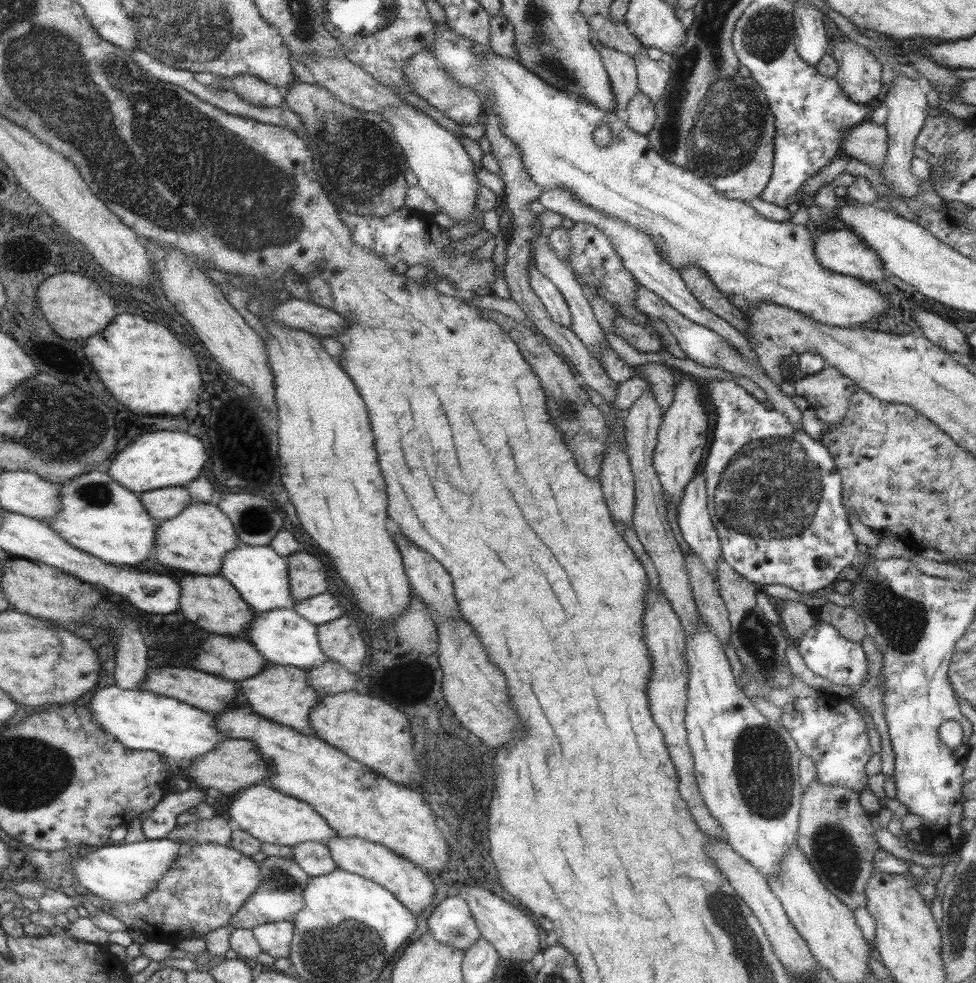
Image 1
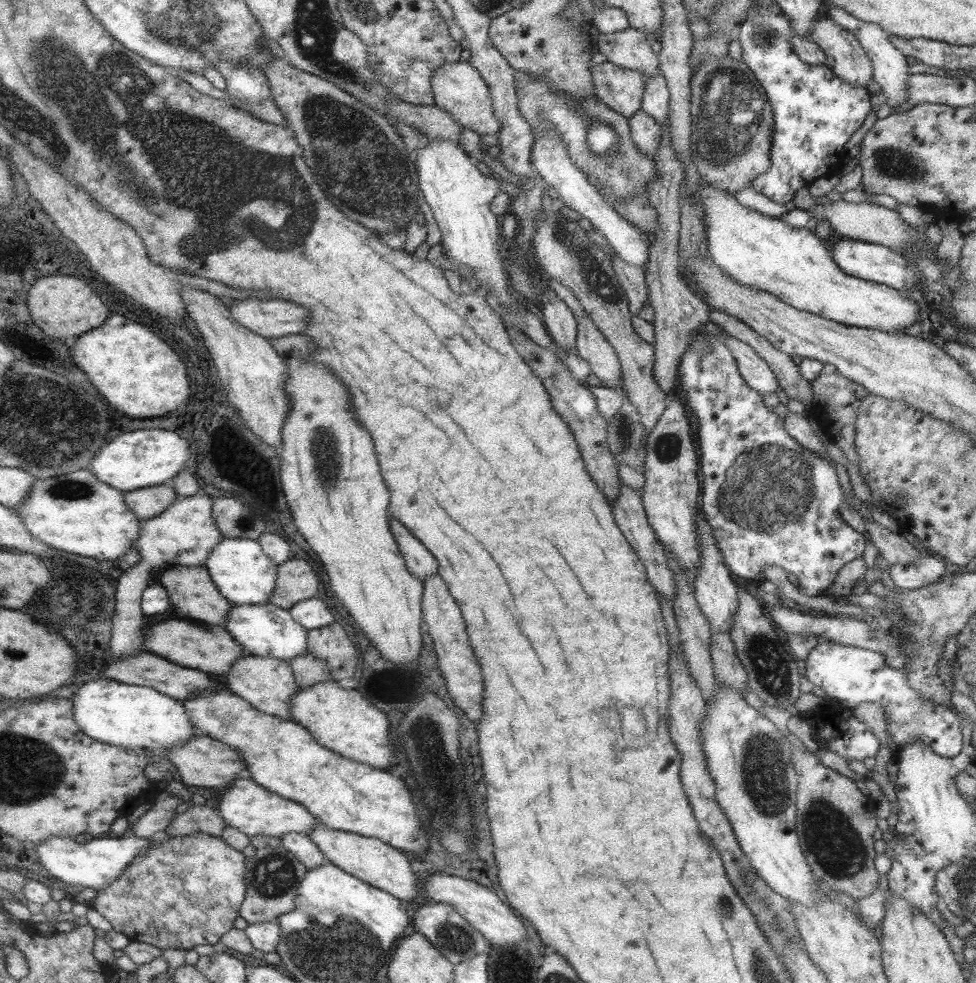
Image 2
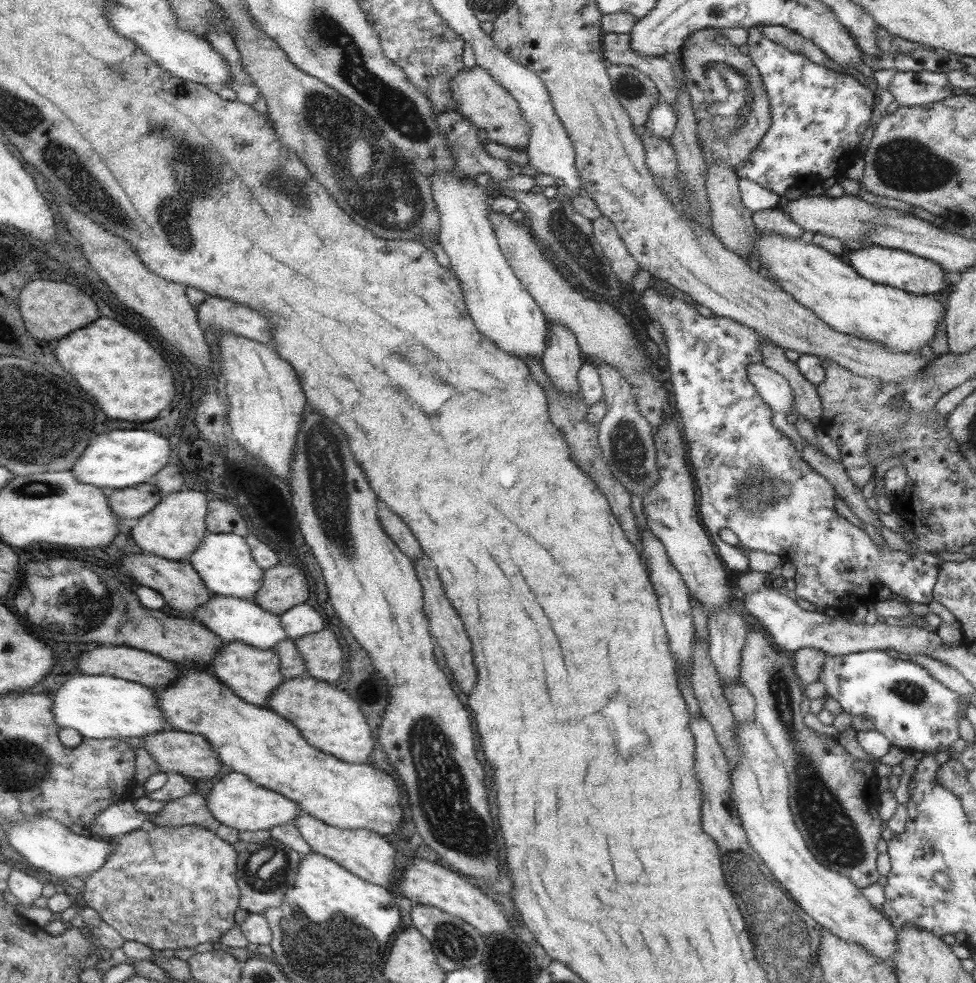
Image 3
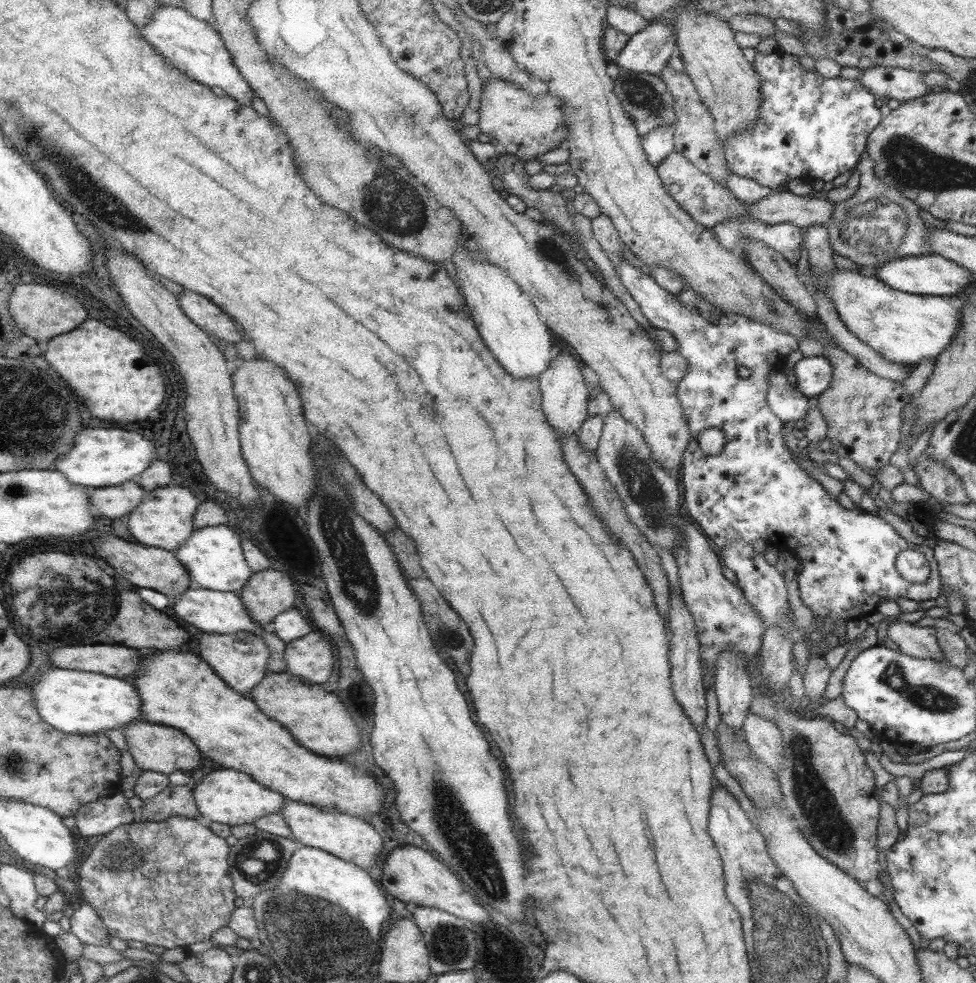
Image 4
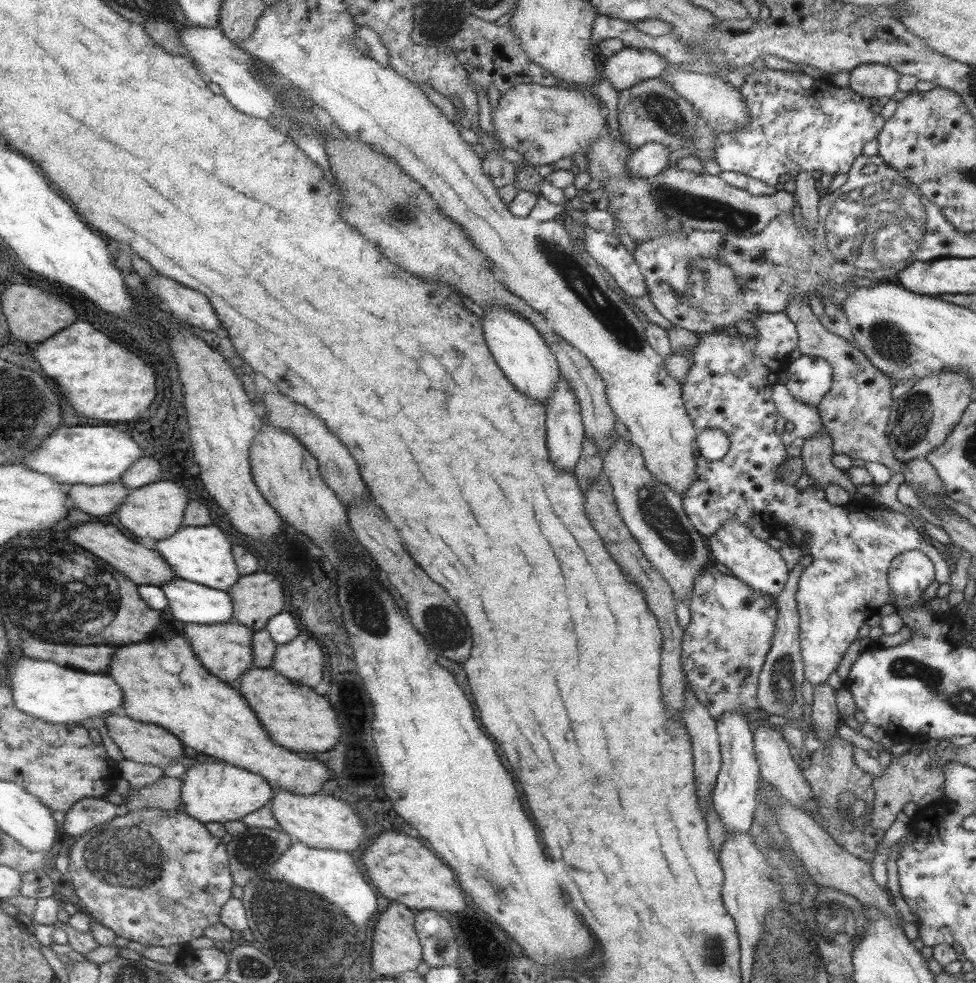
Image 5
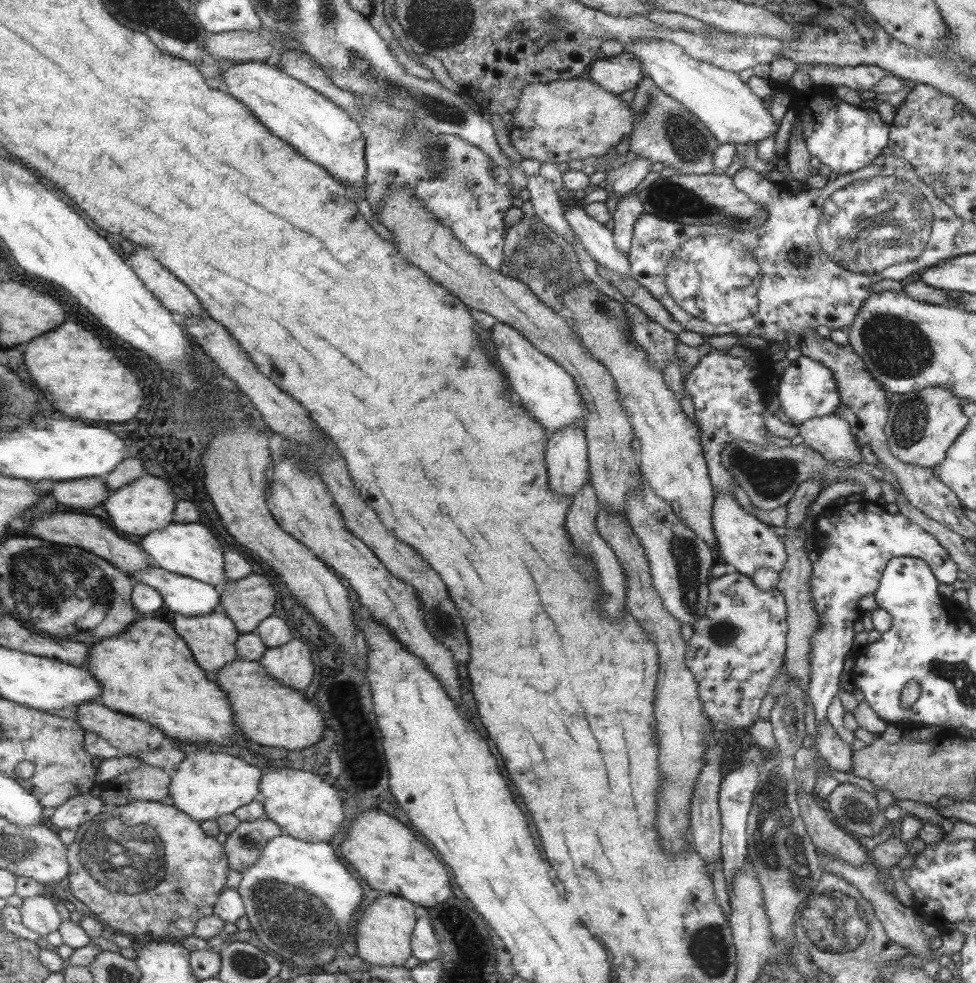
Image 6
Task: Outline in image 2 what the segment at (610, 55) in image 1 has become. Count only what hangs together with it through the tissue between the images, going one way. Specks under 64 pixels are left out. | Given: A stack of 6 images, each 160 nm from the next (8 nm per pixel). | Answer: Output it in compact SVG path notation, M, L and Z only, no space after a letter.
M603 61L592 66L591 74L599 102L626 118L640 110L645 87L642 73Z

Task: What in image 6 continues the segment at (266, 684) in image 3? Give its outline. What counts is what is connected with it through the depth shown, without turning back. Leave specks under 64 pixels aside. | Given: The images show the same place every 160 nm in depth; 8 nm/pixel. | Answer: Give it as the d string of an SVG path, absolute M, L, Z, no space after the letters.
M222 607L211 614L203 616L185 616L176 613L172 624L176 631L187 641L201 668L204 668L210 676L217 674L230 662L238 659L239 651L236 644L242 632Z

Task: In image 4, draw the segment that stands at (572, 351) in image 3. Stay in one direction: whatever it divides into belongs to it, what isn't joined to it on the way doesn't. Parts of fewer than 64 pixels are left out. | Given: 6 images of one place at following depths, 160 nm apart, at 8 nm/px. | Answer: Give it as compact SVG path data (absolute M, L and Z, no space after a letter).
M567 351L553 353L545 371L541 372L537 379L543 399L541 408L548 424L556 433L557 440L561 440L567 435L572 435L579 430L581 424L588 419L588 390L584 384L582 373L580 372L580 361L571 356Z

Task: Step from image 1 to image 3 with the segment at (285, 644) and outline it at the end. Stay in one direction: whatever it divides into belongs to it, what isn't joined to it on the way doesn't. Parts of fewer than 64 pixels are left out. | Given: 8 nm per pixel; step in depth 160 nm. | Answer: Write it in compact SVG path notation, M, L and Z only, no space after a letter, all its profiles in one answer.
M215 595L207 604L198 608L194 617L216 632L225 643L238 640L261 650L275 650L282 640L290 638L282 623L281 615L269 612L269 609L264 609L254 600Z

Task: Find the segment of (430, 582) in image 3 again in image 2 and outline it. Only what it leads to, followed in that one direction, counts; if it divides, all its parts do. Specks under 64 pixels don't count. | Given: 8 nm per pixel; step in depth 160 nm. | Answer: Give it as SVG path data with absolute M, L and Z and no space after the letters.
M430 576L424 581L424 622L427 630L434 638L441 670L445 673L449 692L454 704L473 722L480 722L485 712L485 681L484 672L469 642L467 624L461 614L459 604L449 594L449 588L441 576Z

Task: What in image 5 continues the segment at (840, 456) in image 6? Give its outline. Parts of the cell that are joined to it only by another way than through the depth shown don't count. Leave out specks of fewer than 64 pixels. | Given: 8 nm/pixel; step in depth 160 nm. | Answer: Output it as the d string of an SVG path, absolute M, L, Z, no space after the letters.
M783 381L774 385L771 399L785 423L793 424L793 430L789 433L792 438L808 439L824 431L816 407L792 397Z

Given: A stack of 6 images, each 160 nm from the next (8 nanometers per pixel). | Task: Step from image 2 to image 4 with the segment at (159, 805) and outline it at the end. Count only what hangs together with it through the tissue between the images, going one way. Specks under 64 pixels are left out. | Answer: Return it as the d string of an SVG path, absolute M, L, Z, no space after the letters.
M121 792L113 797L85 805L75 816L76 834L83 837L105 836L116 828L133 823L132 808Z

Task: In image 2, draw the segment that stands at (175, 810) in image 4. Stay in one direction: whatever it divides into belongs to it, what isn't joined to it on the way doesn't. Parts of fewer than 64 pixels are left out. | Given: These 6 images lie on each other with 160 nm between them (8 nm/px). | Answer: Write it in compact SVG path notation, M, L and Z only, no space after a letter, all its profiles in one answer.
M190 805L187 811L177 815L175 821L169 824L169 829L164 833L164 836L173 838L204 833L222 838L223 832L227 828L227 822L218 810L206 805Z

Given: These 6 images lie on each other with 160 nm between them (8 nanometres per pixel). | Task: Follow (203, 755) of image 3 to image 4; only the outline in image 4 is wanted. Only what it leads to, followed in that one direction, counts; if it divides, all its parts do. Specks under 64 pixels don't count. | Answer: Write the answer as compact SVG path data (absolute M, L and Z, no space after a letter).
M136 720L122 730L127 740L127 750L143 772L152 771L169 775L173 772L185 773L197 770L201 766L203 756L201 756L201 749L197 746L196 741L175 727Z

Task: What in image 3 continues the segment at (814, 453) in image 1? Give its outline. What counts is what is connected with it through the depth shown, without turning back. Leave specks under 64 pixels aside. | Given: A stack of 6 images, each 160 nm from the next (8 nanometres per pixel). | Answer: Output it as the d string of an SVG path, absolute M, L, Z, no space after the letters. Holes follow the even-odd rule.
M647 288L639 297L639 302L643 306L643 309L649 316L651 323L657 324L661 328L661 333L664 338L666 345L666 351L664 352L665 357L669 365L669 378L671 384L671 392L673 392L673 400L675 400L675 408L677 408L677 419L681 420L682 430L684 433L685 444L688 445L689 462L690 466L693 467L694 475L696 476L697 488L698 488L698 499L700 500L700 515L701 520L704 523L704 527L708 529L709 536L712 538L713 544L716 544L717 552L720 552L721 561L724 562L725 567L729 568L733 573L741 573L748 571L748 556L747 552L753 550L760 550L765 554L774 554L778 556L783 563L791 563L796 567L794 574L794 582L796 587L794 589L795 596L807 600L815 607L821 606L822 608L834 608L844 612L852 612L859 604L865 605L866 603L875 603L875 592L882 587L887 587L893 594L899 594L911 602L917 602L917 604L928 604L932 600L932 590L936 584L937 572L943 565L943 560L938 558L937 555L921 552L921 551L893 551L889 549L885 543L879 548L873 546L873 542L855 526L851 526L845 518L841 518L835 510L833 510L833 500L835 500L835 492L833 492L832 484L821 476L817 471L813 472L811 466L799 458L797 450L793 448L793 441L788 439L785 435L781 434L779 430L776 430L771 424L771 418L773 416L771 409L767 404L759 397L757 391L745 375L745 367L749 364L761 364L761 360L764 359L764 354L761 353L761 344L765 341L764 337L757 334L756 330L749 329L748 326L741 325L740 322L733 321L727 317L701 317L701 314L693 311L691 305L682 302L681 299L667 297L661 297L659 293L655 293L653 288ZM721 528L727 528L731 530L738 538L738 544L731 546L723 543L719 539L717 532Z

